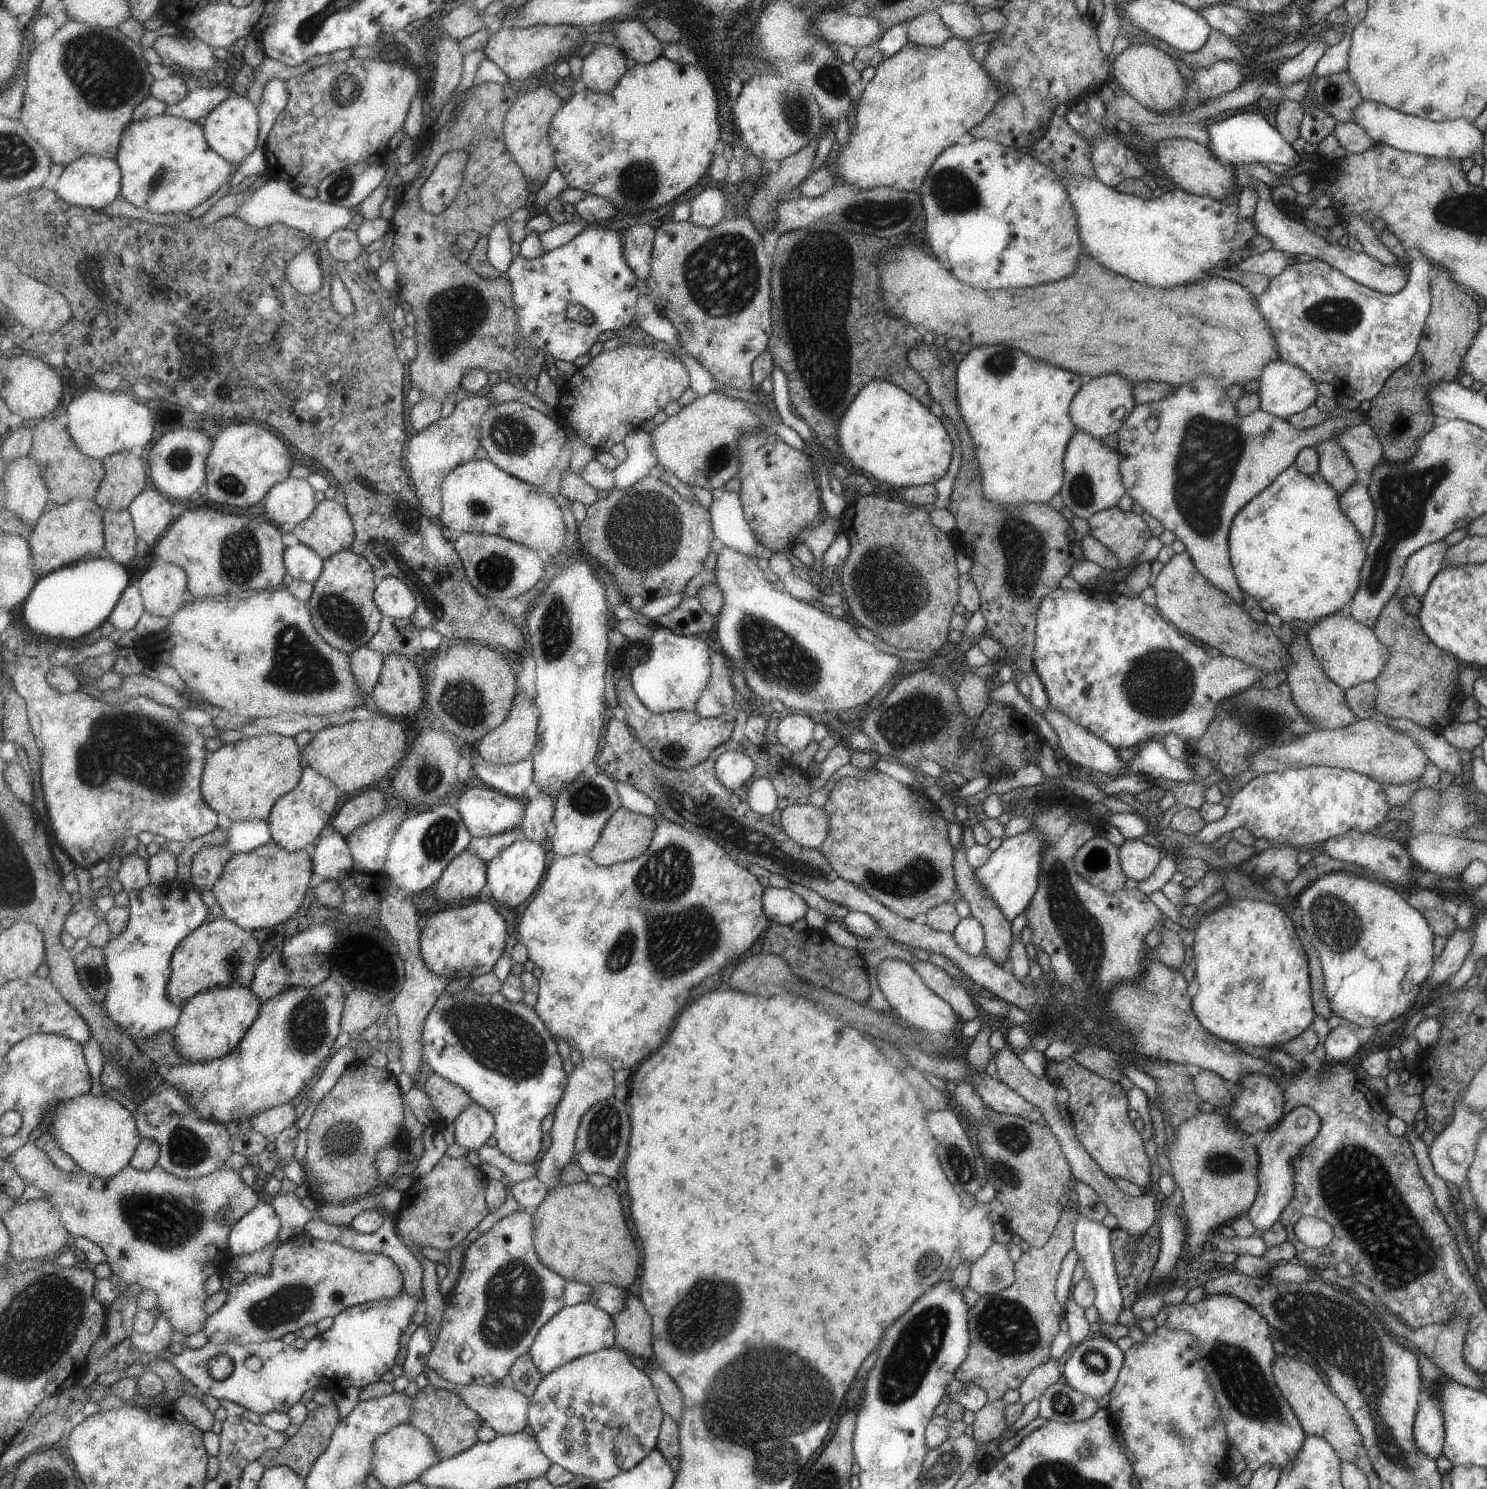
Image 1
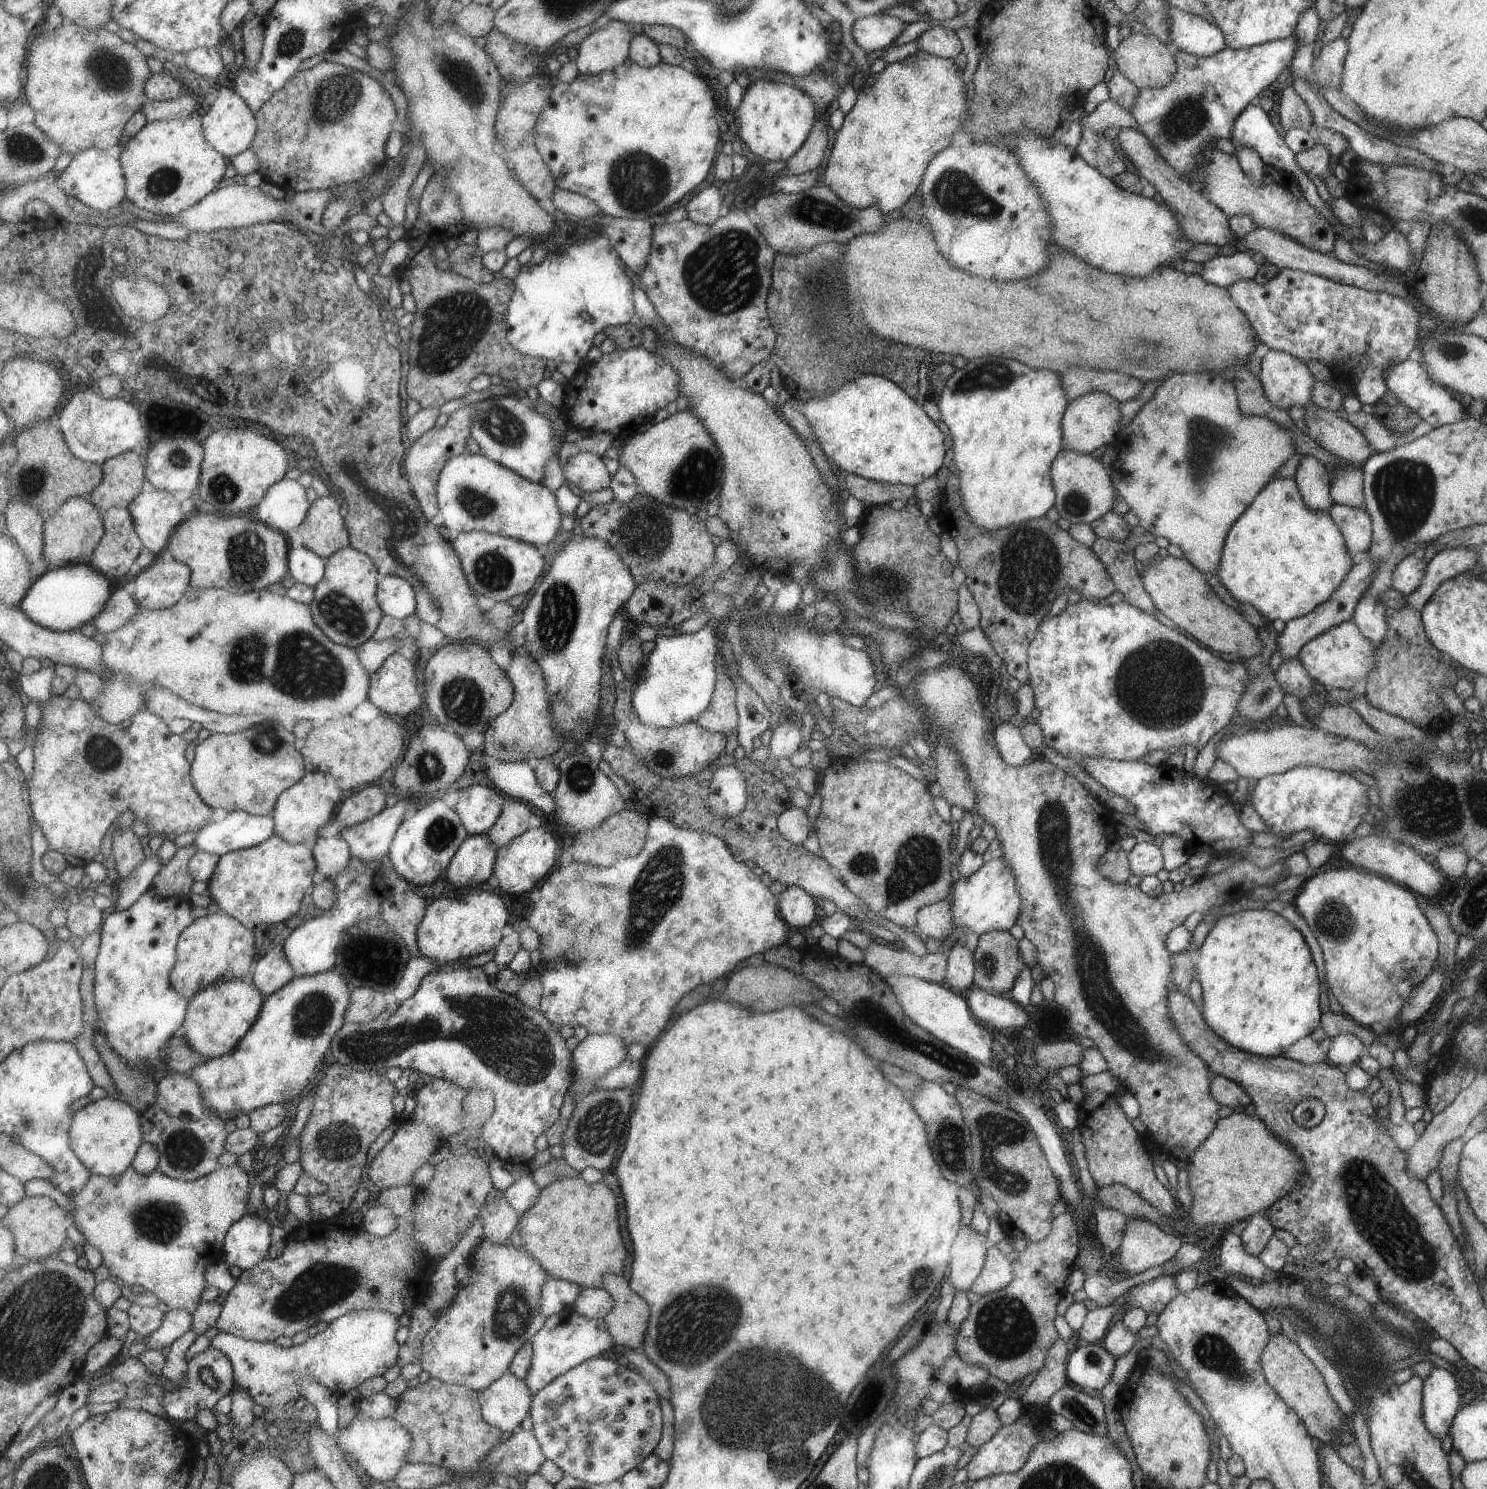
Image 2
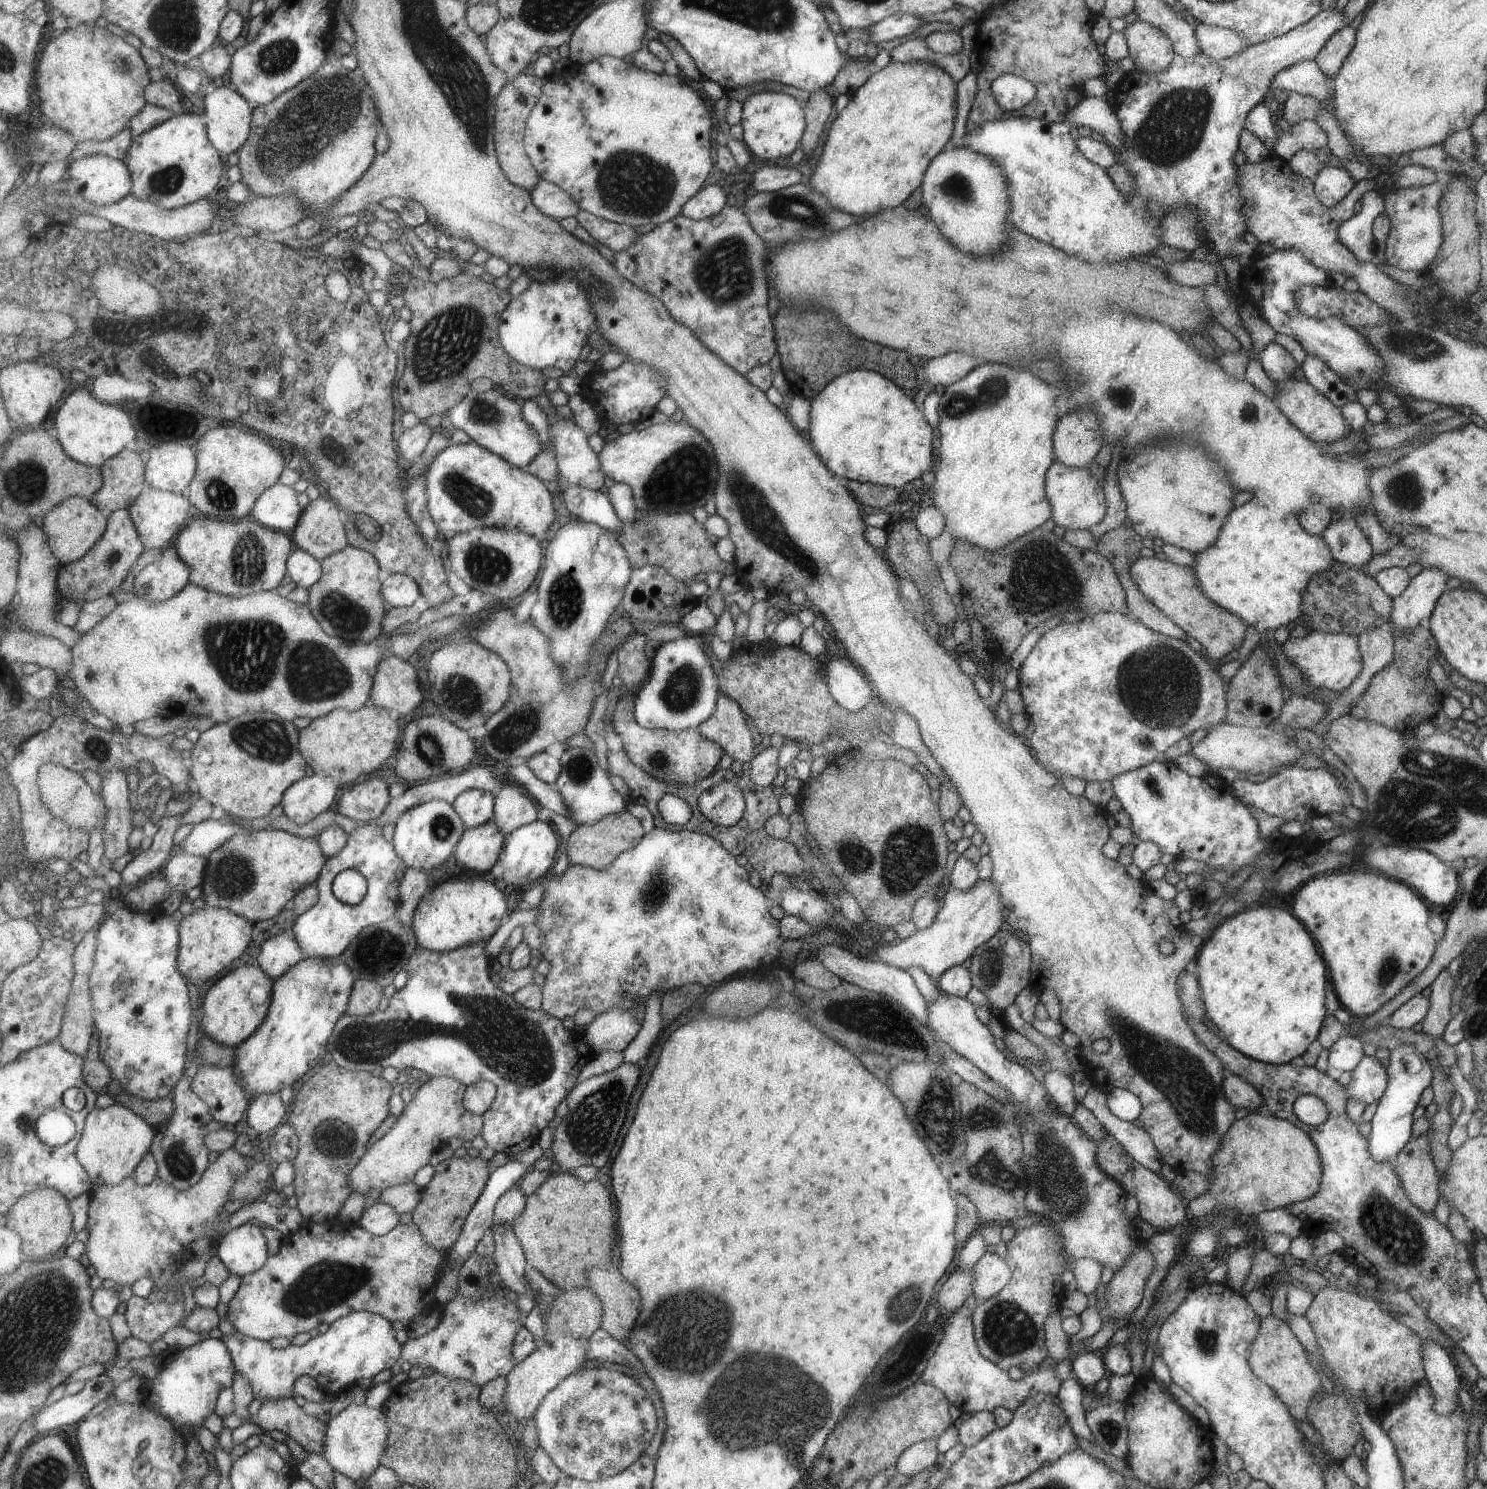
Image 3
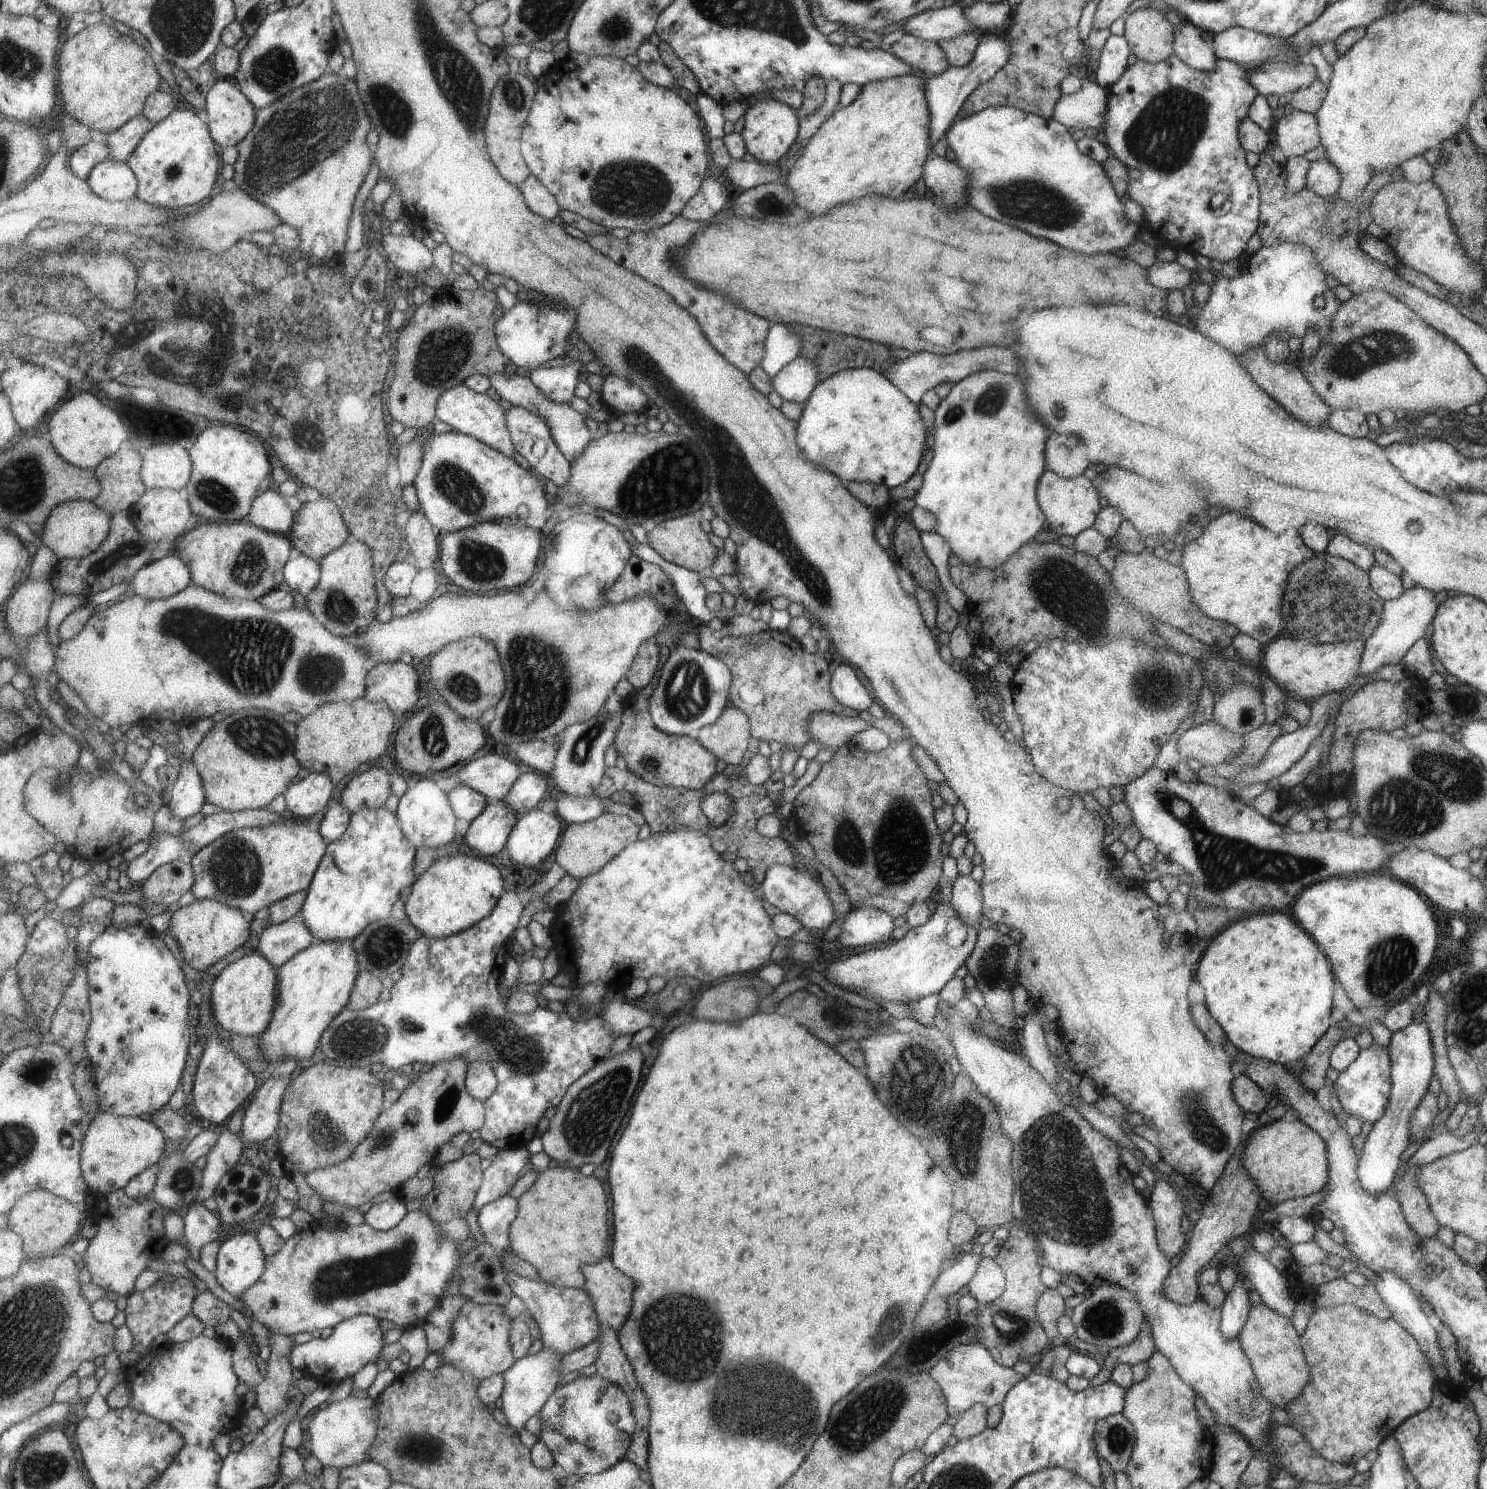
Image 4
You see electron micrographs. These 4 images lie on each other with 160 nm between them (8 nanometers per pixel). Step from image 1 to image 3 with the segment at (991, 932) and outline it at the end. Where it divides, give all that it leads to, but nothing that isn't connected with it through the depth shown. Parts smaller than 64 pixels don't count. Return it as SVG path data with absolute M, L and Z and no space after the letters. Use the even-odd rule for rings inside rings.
M997 931L989 940L977 946L970 954L971 964L968 971L972 986L986 994L991 1008L1011 1004L1017 993L1029 986L1030 948L1028 942L1008 931Z

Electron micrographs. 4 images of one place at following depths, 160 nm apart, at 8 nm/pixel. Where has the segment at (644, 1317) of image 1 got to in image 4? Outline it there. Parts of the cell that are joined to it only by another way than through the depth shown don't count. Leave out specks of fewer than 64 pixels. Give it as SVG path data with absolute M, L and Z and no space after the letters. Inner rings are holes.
M609 1256L601 1262L585 1264L586 1284L584 1289L595 1304L600 1324L611 1326L620 1333L623 1324L633 1311L635 1282L615 1267Z

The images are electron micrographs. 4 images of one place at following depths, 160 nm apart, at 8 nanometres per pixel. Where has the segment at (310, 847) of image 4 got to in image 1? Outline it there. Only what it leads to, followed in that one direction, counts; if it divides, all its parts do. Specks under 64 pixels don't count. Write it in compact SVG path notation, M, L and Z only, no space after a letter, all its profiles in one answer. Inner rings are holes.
M272 840L253 852L233 854L211 890L227 920L257 931L287 922L303 906L313 872L314 862L305 849L290 851Z

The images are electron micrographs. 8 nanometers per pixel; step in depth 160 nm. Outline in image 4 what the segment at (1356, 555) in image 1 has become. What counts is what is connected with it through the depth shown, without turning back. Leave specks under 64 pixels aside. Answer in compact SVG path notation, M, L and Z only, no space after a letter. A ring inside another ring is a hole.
M1223 514L1203 526L1201 538L1183 545L1180 567L1188 582L1189 600L1209 620L1235 626L1261 646L1280 635L1280 599L1284 597L1289 574L1296 565L1314 554L1305 547L1298 530L1289 528L1274 534L1249 518ZM1205 530L1205 532L1203 532Z

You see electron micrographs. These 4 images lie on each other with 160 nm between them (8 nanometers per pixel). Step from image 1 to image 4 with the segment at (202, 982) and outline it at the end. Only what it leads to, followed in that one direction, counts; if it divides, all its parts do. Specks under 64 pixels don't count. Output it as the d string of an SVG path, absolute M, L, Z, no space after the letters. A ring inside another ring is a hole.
M195 899L188 906L173 913L167 934L177 943L182 958L193 969L206 971L207 968L215 966L221 958L243 946L251 934L249 930L251 926L243 910L217 900Z

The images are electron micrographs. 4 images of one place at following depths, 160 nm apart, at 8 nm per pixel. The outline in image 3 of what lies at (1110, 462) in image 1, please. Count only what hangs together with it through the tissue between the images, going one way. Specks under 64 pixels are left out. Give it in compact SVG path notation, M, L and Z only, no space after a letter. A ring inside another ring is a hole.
M1053 461L1044 478L1044 491L1052 506L1052 520L1065 530L1088 529L1105 516L1103 490L1097 480L1089 474L1088 467L1068 467L1062 462Z

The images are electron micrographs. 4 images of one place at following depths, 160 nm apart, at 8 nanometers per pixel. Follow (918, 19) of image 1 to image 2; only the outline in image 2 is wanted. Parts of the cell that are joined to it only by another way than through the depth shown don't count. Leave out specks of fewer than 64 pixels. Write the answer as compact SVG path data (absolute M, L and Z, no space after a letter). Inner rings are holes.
M941 25L928 28L916 43L923 52L936 57L955 58L961 52L961 42L955 31Z

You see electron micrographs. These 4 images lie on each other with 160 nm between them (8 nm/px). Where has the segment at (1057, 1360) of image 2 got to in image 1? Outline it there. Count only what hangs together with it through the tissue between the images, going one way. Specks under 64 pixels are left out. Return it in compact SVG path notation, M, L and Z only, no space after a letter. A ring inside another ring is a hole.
M1047 1360L1047 1362L1031 1370L1028 1376L1024 1378L1018 1389L1019 1400L1024 1405L1031 1400L1038 1399L1049 1385L1059 1380L1061 1372L1059 1372L1057 1363L1057 1361Z

